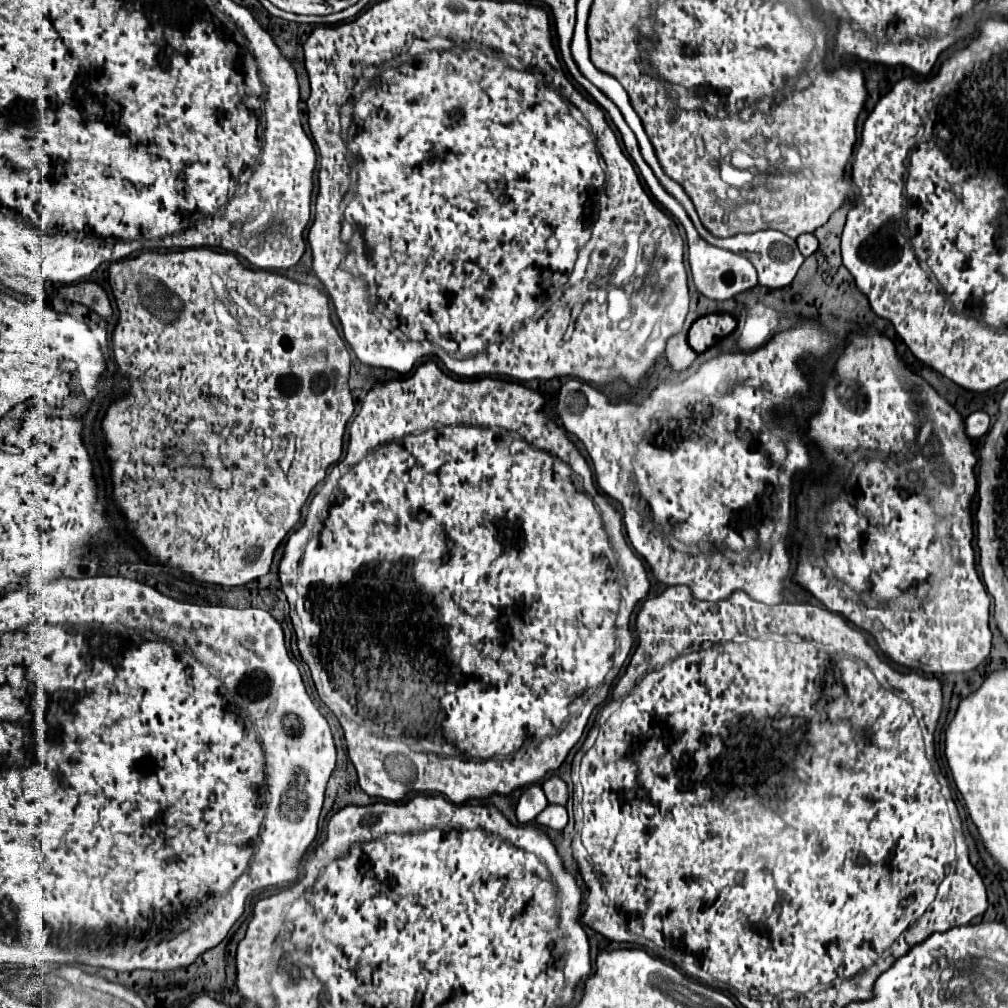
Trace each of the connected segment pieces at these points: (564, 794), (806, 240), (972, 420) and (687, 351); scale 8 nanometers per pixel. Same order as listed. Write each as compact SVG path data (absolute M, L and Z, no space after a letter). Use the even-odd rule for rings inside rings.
M550 776L548 780L542 782L542 788L546 792L546 798L550 804L566 804L568 800L568 790L566 790L566 782L558 776Z
M802 234L802 236L796 238L796 242L798 242L798 248L800 248L802 256L810 256L818 250L818 240L816 240L814 234Z
M972 412L964 420L964 426L966 426L966 436L982 438L988 432L988 428L990 428L990 418L988 418L986 412Z
M678 332L674 334L670 340L668 340L668 346L666 346L666 358L670 362L670 366L680 372L680 370L686 370L694 360L696 360L696 352L690 348L688 344L688 338L684 332Z

